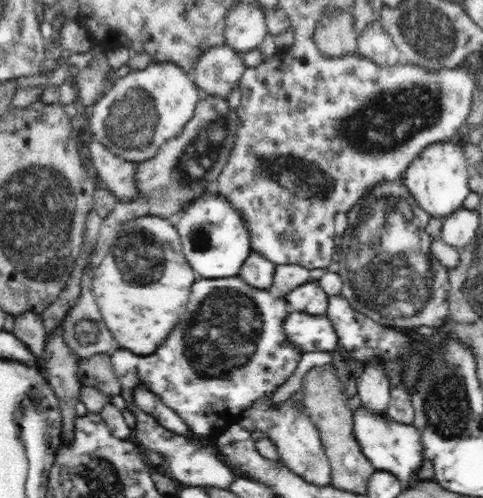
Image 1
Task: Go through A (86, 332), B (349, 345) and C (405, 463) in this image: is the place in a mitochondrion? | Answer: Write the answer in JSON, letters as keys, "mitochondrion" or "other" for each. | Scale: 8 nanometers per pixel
{"A":"mitochondrion","B":"other","C":"other"}

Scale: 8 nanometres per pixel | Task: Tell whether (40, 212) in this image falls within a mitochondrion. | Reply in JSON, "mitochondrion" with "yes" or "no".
{"mitochondrion":"yes"}

